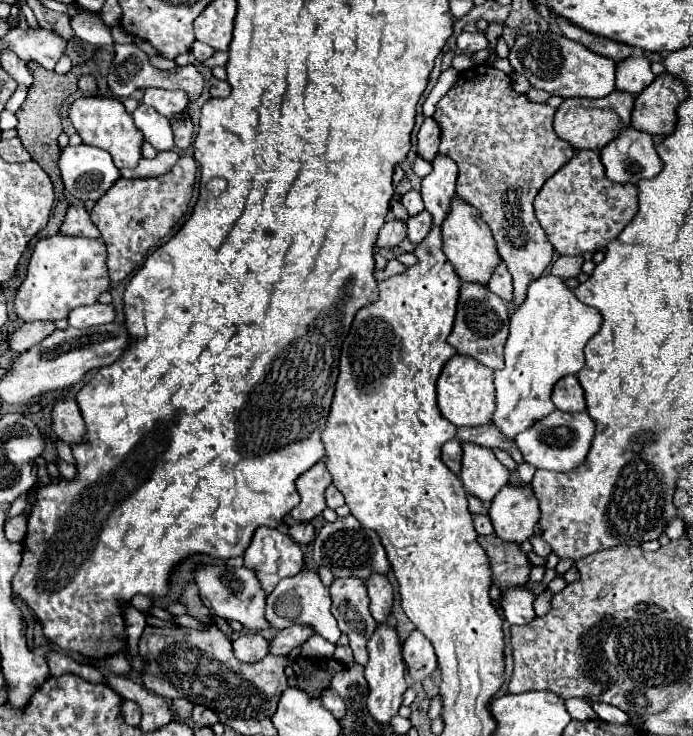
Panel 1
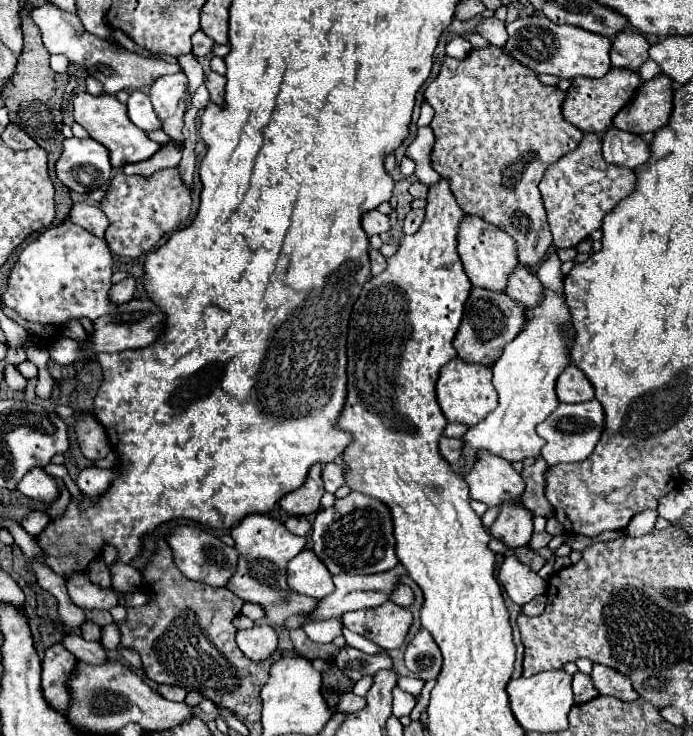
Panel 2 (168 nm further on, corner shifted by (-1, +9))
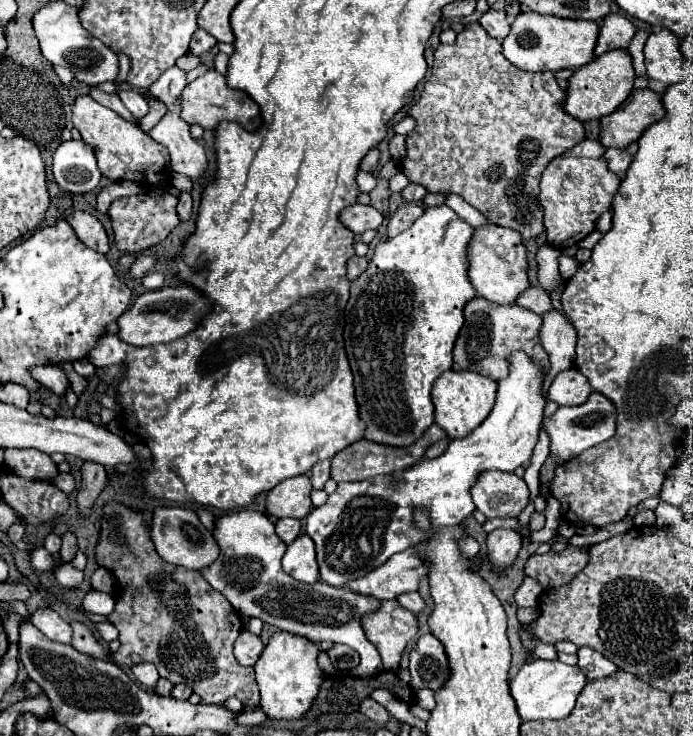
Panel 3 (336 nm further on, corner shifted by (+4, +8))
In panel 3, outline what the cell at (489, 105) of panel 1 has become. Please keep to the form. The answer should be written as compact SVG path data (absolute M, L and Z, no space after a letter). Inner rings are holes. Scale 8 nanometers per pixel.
M471 22L465 24L465 30L461 30L455 38L453 44L439 44L439 48L435 50L435 64L431 70L431 78L425 82L425 88L421 90L421 98L409 108L409 116L417 122L415 130L411 130L411 134L407 134L407 156L401 162L401 172L407 172L407 178L415 184L425 186L429 192L451 192L451 194L459 194L465 202L469 202L473 208L481 210L483 214L487 214L487 218L493 224L505 226L505 228L513 228L517 232L521 232L521 236L527 238L537 238L545 226L543 226L543 208L539 204L539 180L543 170L547 168L547 164L561 156L563 152L567 152L571 146L579 144L585 138L585 128L583 122L579 122L577 118L569 116L563 110L563 102L567 98L567 92L561 90L561 86L555 80L553 72L523 72L517 66L513 66L501 52L501 42L491 38L483 26L479 26L479 22Z

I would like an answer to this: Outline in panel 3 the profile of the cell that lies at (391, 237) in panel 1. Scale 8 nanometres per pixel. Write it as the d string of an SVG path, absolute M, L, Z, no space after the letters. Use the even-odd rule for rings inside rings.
M351 204L339 214L339 220L353 234L363 234L369 228L379 228L383 222L383 214L379 210L375 210L373 206Z

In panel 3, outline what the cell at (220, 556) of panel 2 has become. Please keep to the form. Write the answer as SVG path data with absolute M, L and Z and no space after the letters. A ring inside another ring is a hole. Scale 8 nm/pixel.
M157 506L151 518L151 540L157 548L157 554L175 566L183 566L189 570L203 570L213 564L219 556L219 548L211 536L211 532L199 522L197 514L189 508L181 506Z

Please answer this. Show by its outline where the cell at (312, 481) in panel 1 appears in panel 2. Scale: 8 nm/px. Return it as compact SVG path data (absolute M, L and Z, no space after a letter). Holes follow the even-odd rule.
M320 463L312 465L304 485L298 487L294 493L284 495L280 507L290 515L312 515L320 511L320 497L324 495L320 475L322 475L322 465Z

